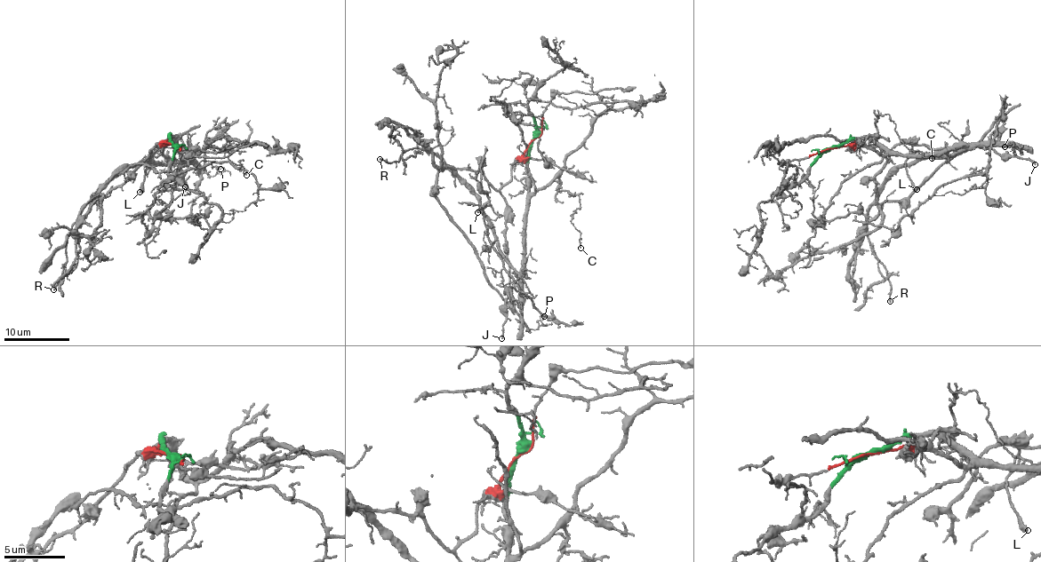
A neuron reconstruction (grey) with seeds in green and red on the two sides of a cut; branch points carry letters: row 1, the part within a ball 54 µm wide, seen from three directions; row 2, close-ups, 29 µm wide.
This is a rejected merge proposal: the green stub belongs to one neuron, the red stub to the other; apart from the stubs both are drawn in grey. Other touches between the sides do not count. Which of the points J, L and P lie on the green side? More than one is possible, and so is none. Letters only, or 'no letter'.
P

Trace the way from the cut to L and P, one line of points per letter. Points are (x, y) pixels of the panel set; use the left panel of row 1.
L: (174, 144), (156, 143), (150, 151), (159, 146), (146, 162), (146, 174), (140, 192)
P: (174, 144), (169, 137), (174, 139), (188, 165), (187, 160), (215, 175), (216, 167), (221, 168)

